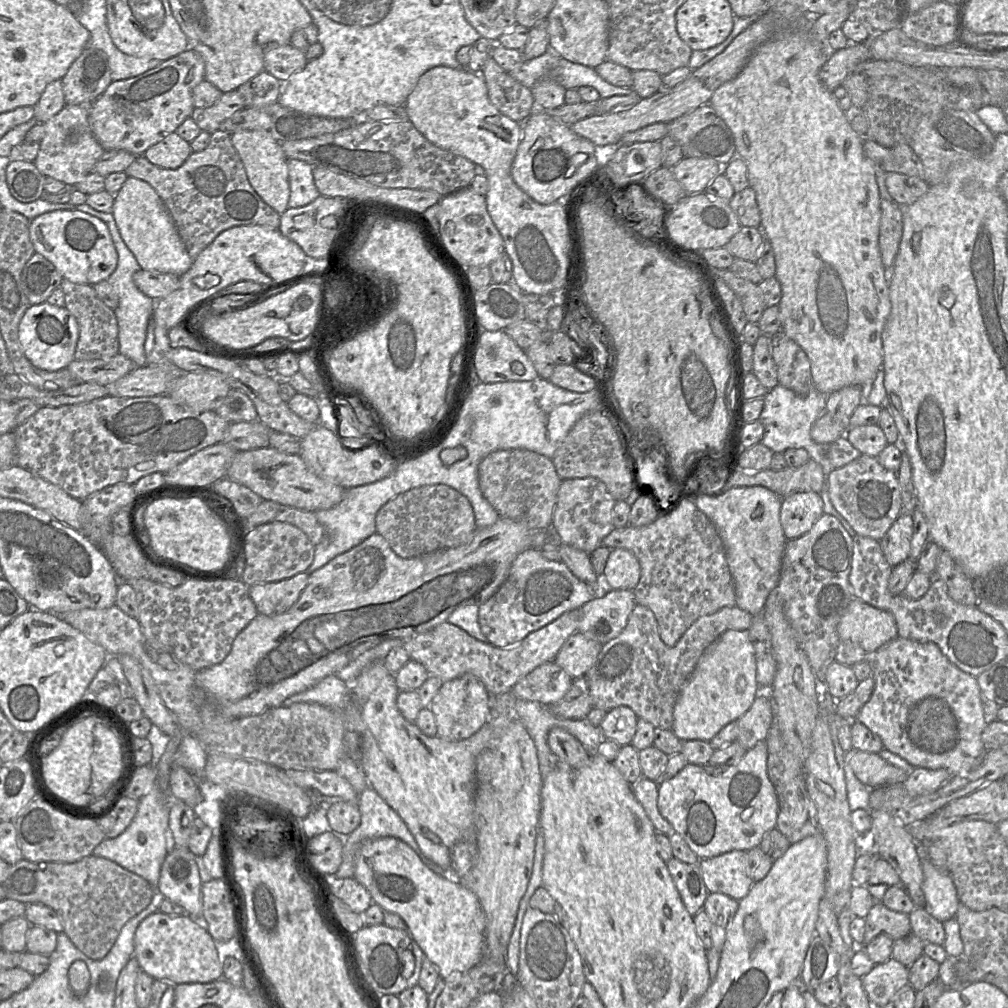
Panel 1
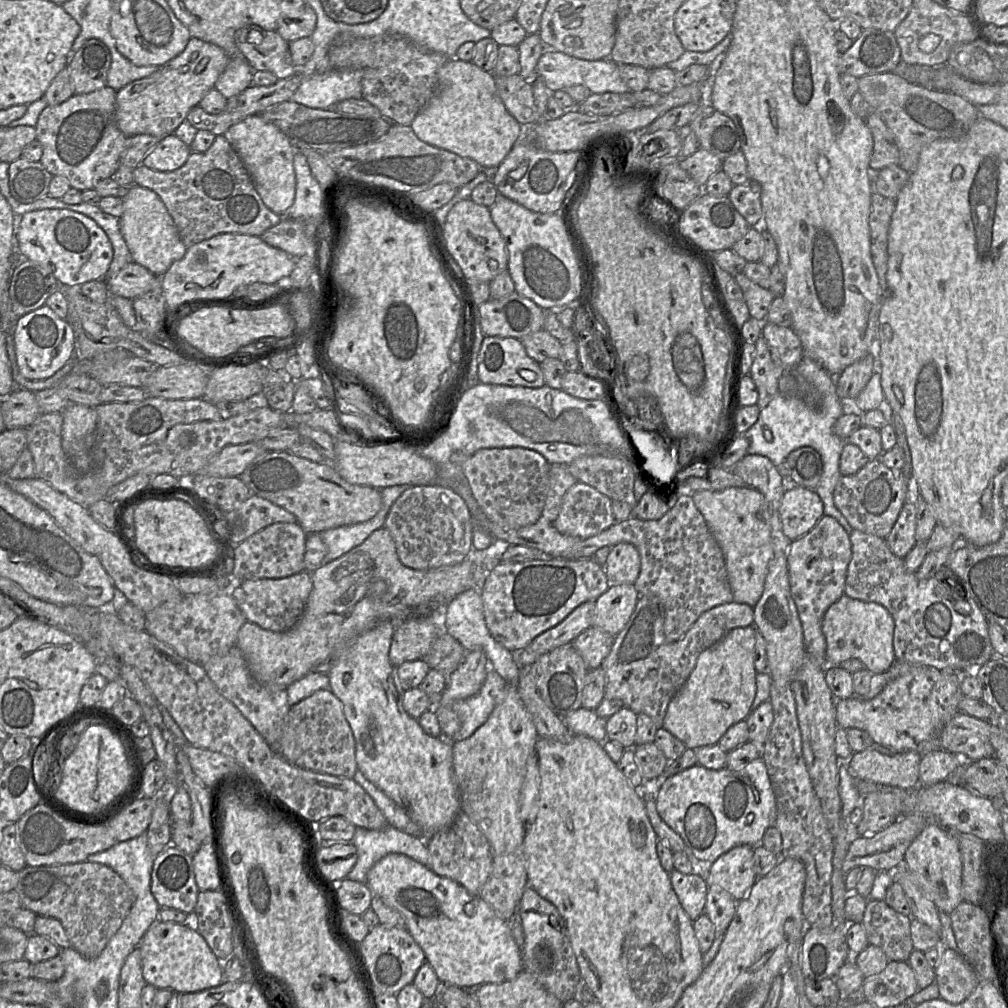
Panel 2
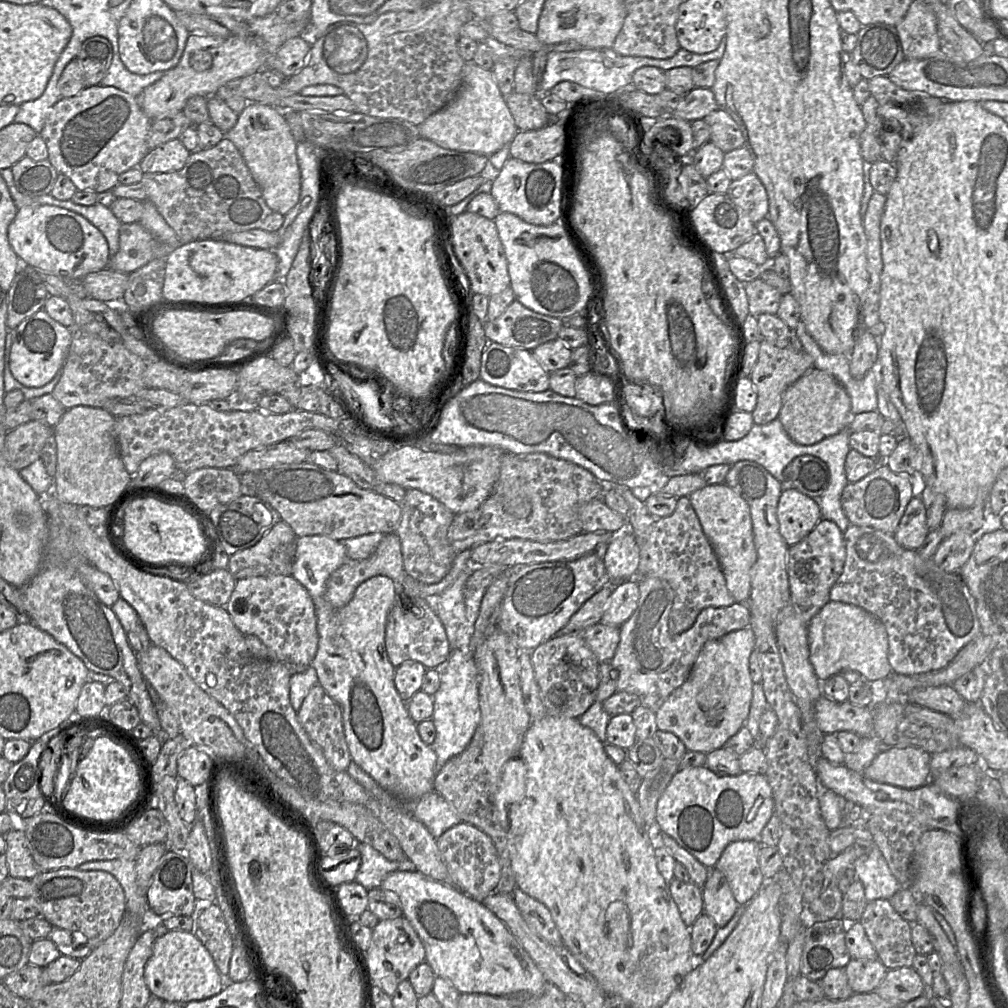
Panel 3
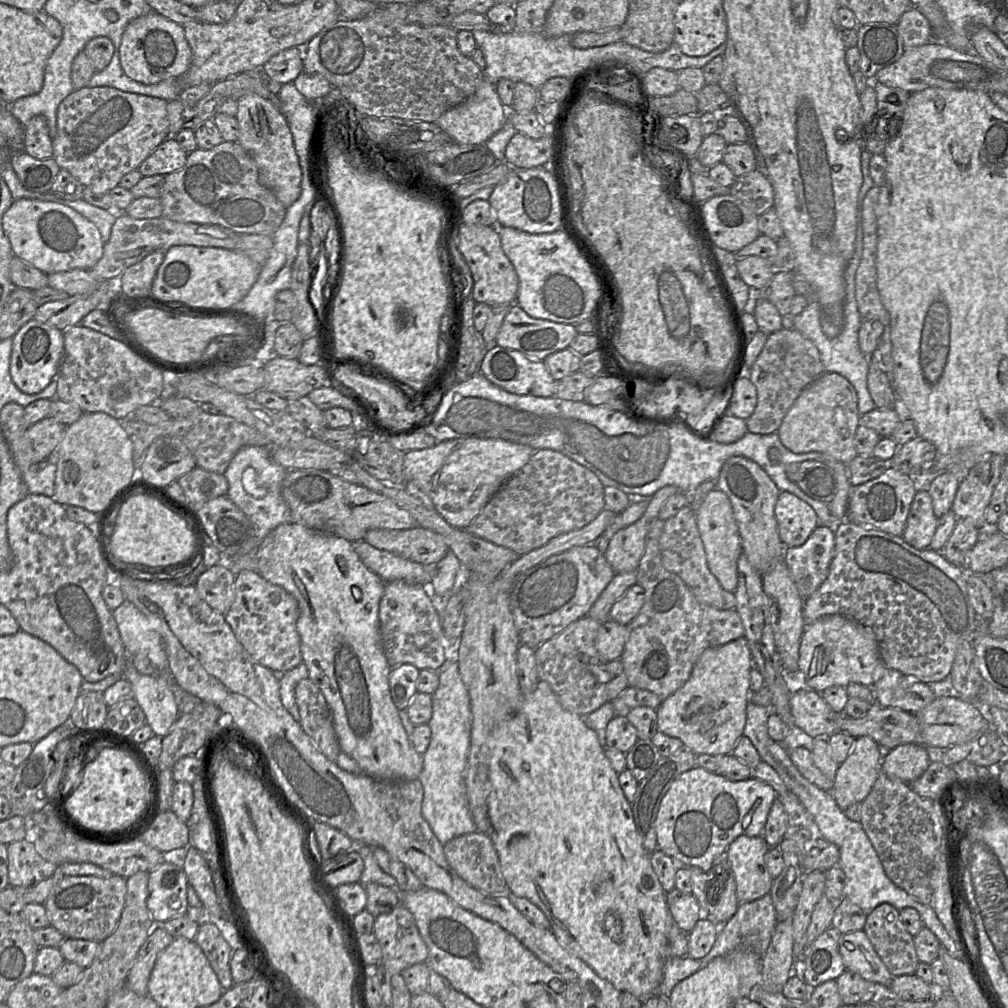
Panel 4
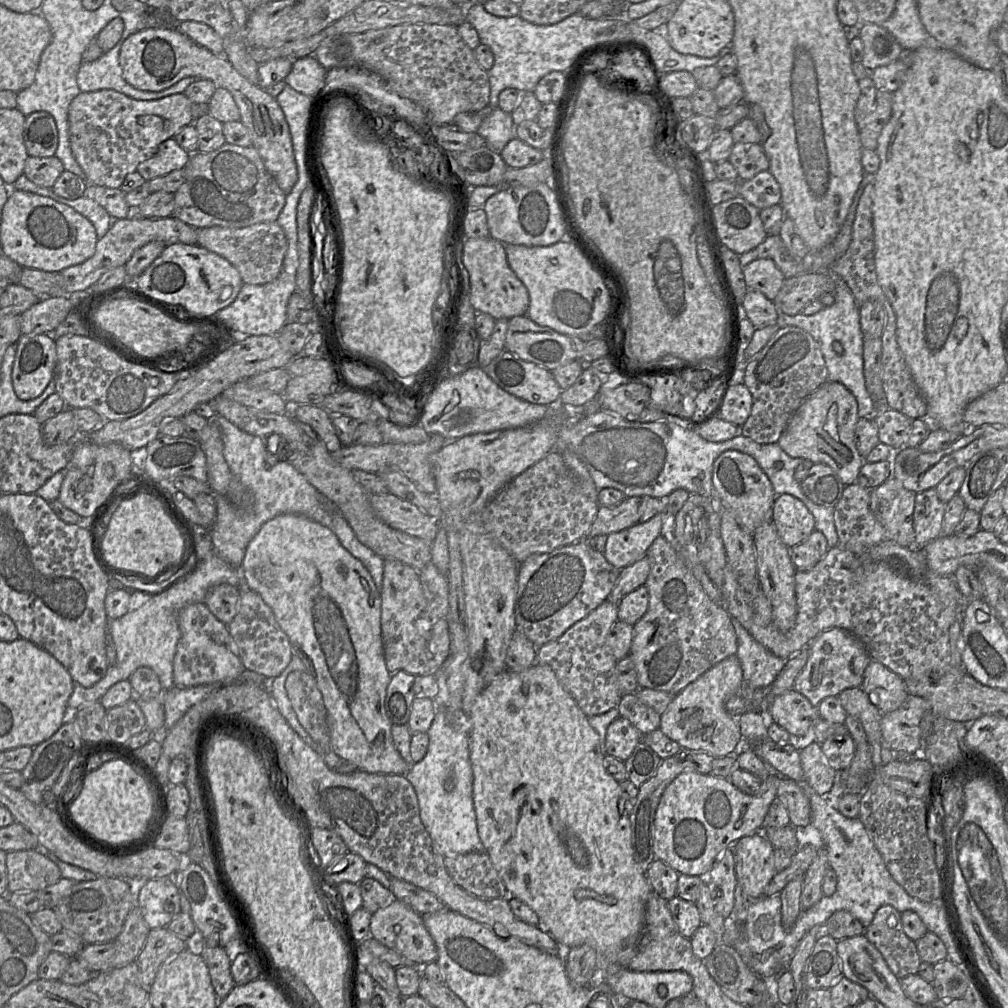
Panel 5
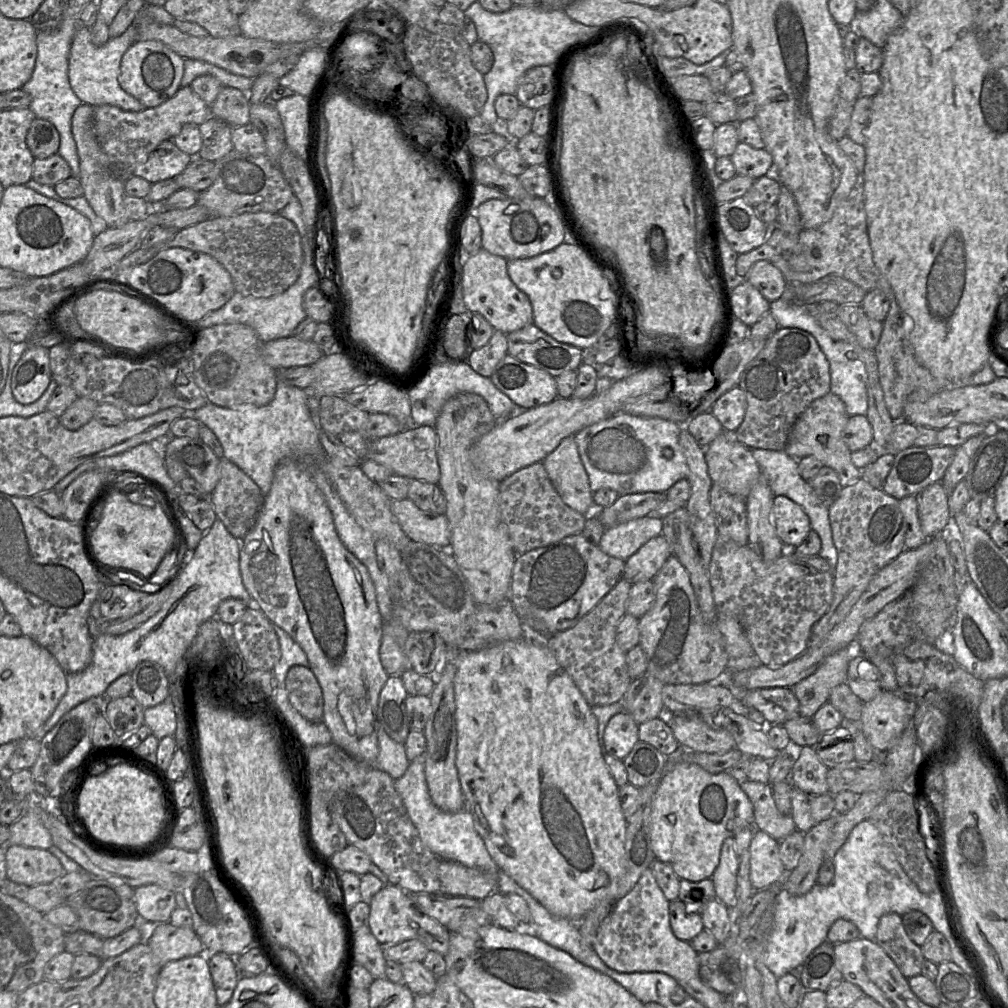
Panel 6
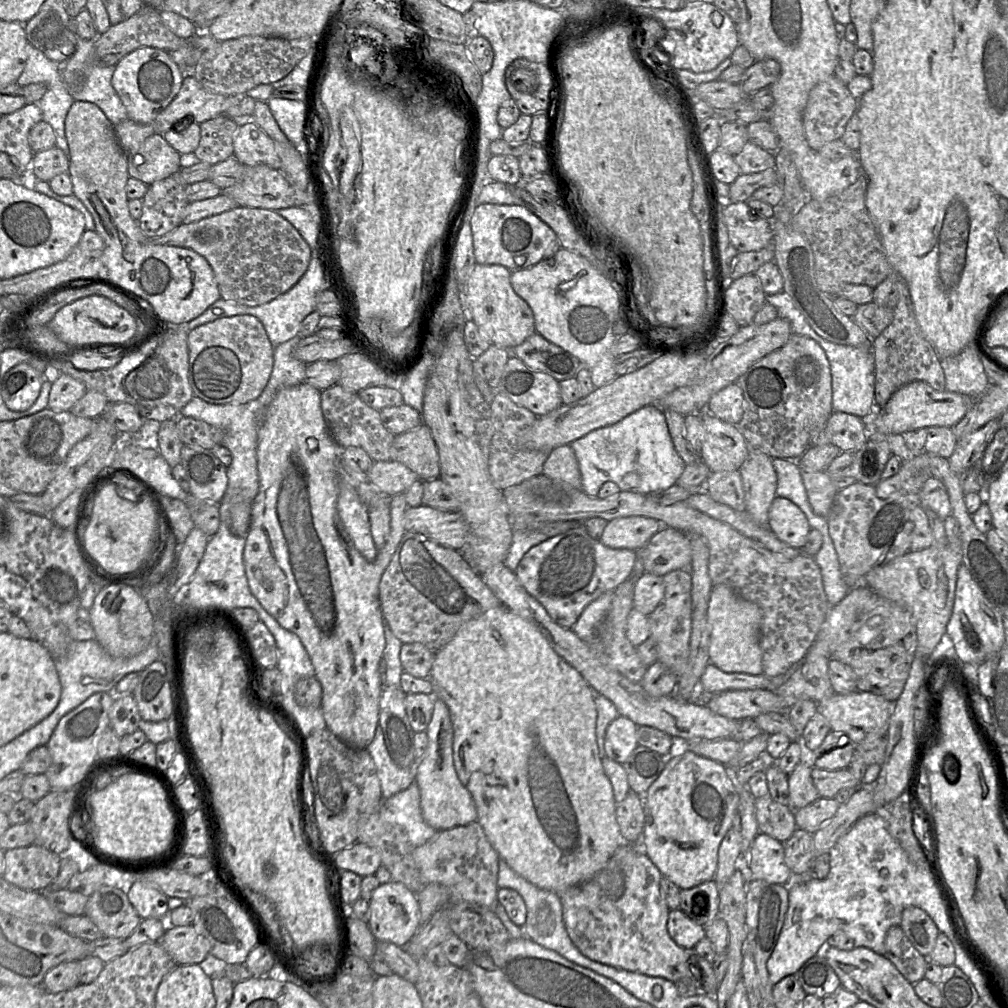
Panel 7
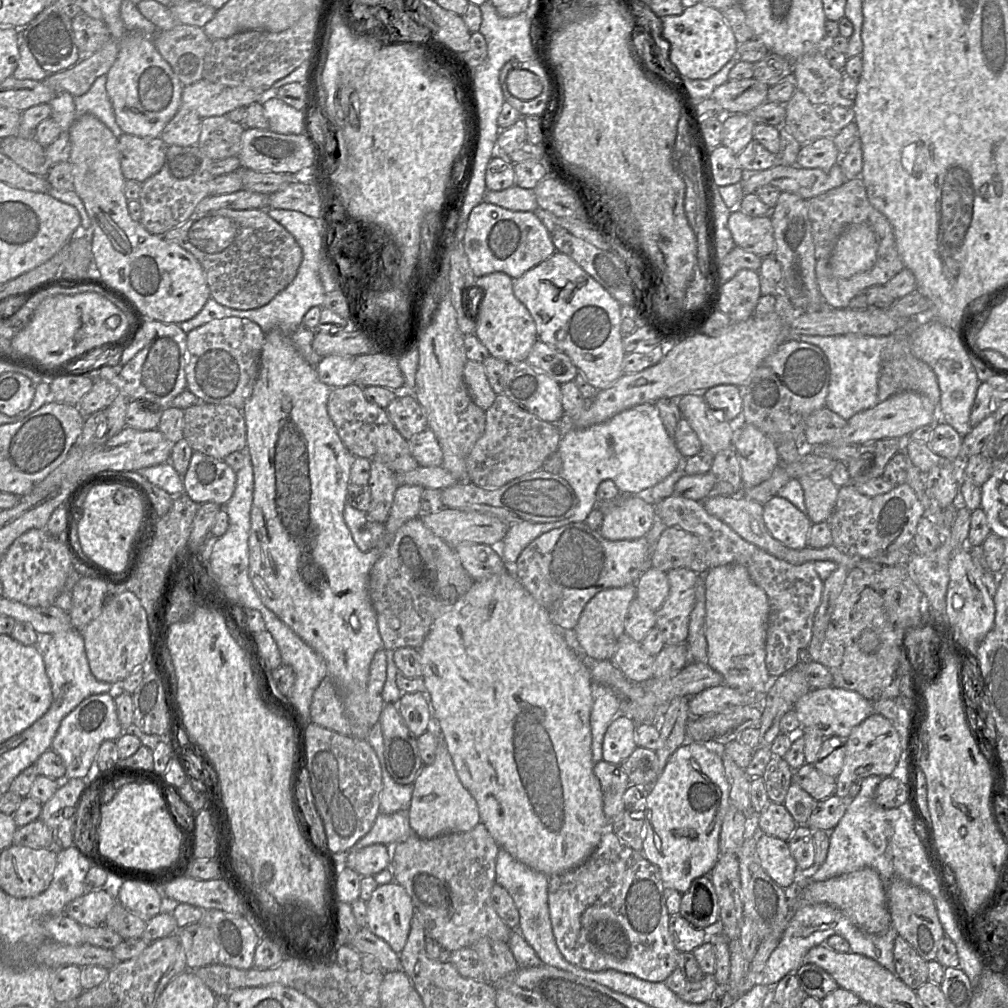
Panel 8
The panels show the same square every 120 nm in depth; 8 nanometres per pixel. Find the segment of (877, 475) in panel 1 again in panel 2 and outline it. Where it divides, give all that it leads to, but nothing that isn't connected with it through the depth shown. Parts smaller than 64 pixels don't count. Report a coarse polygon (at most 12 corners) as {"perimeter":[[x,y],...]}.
{"perimeter":[[871,459],[838,480],[852,529],[885,539],[909,497],[901,470]]}

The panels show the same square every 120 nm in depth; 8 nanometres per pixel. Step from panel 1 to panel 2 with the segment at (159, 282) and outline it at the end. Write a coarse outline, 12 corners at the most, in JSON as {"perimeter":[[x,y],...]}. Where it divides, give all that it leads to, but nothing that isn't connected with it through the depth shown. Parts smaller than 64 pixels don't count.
{"perimeter":[[131,262],[106,281],[110,296],[133,300],[157,278]]}

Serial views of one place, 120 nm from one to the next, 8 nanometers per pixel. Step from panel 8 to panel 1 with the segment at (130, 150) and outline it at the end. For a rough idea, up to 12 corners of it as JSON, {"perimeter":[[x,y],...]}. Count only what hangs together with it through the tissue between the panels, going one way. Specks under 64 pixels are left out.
{"perimeter":[[173,132],[143,156],[163,169],[177,169],[190,143]]}

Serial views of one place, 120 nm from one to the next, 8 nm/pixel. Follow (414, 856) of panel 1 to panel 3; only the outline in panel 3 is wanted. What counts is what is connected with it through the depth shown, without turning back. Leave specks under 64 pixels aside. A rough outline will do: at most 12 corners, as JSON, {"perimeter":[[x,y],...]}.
{"perimeter":[[391,872],[434,974],[461,994],[534,995],[547,980],[481,902]]}

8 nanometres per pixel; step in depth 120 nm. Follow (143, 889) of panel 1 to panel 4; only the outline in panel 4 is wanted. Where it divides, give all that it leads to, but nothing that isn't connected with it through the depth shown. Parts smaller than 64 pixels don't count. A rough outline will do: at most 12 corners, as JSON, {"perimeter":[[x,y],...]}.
{"perimeter":[[59,876],[43,903],[65,938],[103,942],[127,878]]}

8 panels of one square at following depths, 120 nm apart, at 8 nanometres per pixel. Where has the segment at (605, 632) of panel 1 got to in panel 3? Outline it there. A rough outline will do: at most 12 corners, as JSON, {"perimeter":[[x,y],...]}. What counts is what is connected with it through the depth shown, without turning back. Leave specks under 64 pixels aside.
{"perimeter":[[637,579],[615,584],[599,623],[621,626],[636,610]]}

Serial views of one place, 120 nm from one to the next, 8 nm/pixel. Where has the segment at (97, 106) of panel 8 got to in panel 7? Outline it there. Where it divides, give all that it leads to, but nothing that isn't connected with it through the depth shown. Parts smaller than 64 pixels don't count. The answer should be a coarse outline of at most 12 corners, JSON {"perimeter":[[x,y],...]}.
{"perimeter":[[77,37],[62,65],[75,101],[96,104],[113,125],[128,119],[111,83],[98,65],[94,40]]}

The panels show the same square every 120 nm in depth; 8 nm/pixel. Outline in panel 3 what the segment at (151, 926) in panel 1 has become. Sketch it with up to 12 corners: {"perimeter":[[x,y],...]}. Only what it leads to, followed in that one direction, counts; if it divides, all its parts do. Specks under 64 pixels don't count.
{"perimeter":[[193,932],[158,933],[144,978],[182,1004],[234,983]]}

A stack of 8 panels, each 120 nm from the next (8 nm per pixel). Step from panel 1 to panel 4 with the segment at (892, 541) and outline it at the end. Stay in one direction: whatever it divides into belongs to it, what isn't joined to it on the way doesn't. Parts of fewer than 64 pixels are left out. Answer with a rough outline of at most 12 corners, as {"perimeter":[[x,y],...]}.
{"perimeter":[[916,491],[902,538],[929,549],[937,528],[932,497]]}

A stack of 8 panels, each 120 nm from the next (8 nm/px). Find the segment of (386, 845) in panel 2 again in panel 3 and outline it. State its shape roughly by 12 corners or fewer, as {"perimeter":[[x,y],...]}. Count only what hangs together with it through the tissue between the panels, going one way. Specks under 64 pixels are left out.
{"perimeter":[[356,842],[361,865],[355,881],[368,891],[391,872],[416,871],[408,858],[389,861],[372,846]]}

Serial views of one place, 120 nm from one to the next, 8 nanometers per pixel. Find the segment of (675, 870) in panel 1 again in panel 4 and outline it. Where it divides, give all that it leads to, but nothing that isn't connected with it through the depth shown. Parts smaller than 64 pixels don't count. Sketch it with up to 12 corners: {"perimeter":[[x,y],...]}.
{"perimeter":[[673,888],[666,902],[674,923],[688,934],[702,917],[691,893]]}

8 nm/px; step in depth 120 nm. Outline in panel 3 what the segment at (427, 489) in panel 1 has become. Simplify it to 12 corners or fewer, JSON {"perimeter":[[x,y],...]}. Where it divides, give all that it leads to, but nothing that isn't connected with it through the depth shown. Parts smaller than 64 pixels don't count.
{"perimeter":[[406,489],[399,537],[405,572],[442,580],[456,552],[455,514],[429,494]]}

